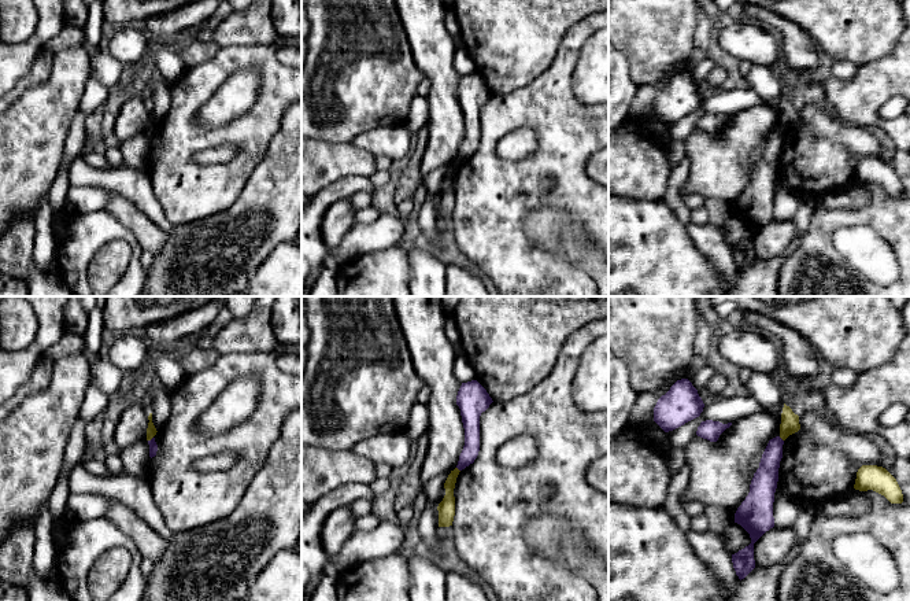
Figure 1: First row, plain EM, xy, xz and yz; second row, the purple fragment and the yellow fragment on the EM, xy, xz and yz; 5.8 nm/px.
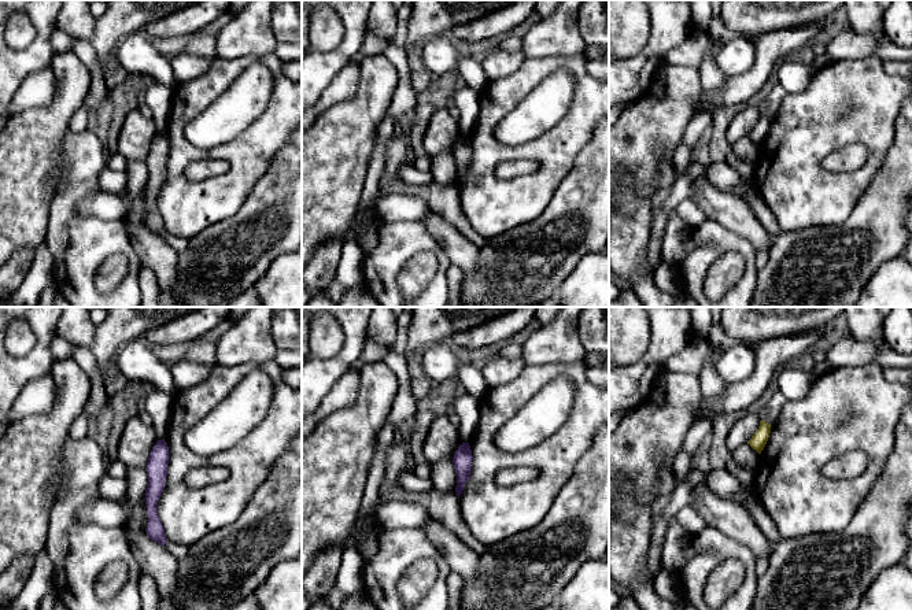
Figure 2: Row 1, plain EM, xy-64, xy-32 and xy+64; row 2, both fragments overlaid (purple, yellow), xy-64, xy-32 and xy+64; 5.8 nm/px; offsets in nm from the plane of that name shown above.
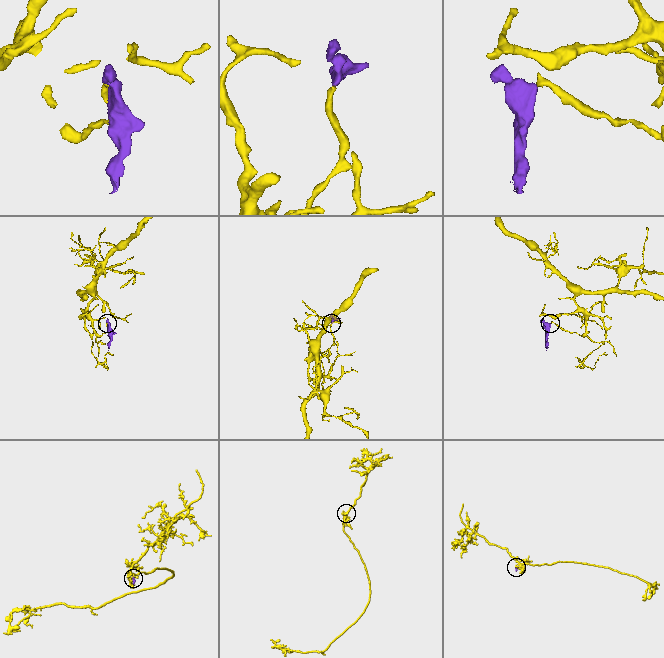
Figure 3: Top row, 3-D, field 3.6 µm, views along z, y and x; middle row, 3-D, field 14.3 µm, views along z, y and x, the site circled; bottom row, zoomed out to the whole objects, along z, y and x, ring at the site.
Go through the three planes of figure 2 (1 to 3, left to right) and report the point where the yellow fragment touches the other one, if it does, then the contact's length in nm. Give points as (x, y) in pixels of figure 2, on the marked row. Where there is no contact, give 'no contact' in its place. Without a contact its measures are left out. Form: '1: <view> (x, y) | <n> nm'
1: no contact
2: no contact
3: no contact

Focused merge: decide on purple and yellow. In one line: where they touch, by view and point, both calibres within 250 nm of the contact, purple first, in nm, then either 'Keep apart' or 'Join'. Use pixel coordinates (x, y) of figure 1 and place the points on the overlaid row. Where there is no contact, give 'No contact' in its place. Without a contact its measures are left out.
Touches purple at xy (151, 439). Thickness 50 nm (purple) against 60 nm. Keep apart

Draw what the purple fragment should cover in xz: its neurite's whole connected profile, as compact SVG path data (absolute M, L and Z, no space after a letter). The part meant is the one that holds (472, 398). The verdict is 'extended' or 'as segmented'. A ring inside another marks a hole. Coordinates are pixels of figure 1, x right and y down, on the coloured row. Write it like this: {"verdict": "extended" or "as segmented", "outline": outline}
{"verdict": "as segmented", "outline": "M477 380L462 383L456 395L456 405L460 409L465 428L465 446L456 465L459 471L473 464L478 456L480 416L492 402L487 390Z"}

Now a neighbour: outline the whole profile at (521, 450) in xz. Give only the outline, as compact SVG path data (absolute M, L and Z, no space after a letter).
M521 434L503 446L496 453L500 465L517 469L526 467L539 457L539 443L530 434Z

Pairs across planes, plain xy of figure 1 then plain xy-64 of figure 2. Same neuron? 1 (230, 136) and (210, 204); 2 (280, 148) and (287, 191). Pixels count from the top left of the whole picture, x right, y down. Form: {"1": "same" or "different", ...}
{"1": "same", "2": "same"}

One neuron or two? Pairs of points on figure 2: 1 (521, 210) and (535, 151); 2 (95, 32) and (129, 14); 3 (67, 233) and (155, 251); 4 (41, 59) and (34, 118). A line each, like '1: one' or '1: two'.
1: one
2: one
3: two
4: two

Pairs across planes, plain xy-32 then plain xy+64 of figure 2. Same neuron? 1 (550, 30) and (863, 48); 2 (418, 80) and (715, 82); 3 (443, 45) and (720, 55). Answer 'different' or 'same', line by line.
1: same
2: same
3: same

